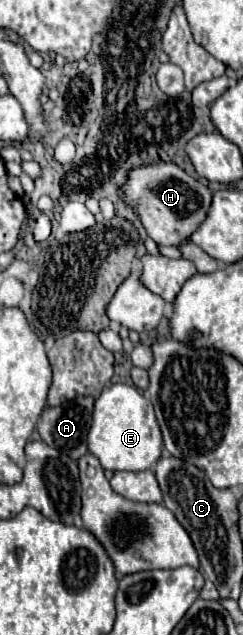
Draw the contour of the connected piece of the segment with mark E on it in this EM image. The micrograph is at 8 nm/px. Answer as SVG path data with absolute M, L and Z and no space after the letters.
M111 384L97 396L89 428L89 452L99 458L105 470L147 470L159 460L161 444L161 430L153 406L137 388Z

